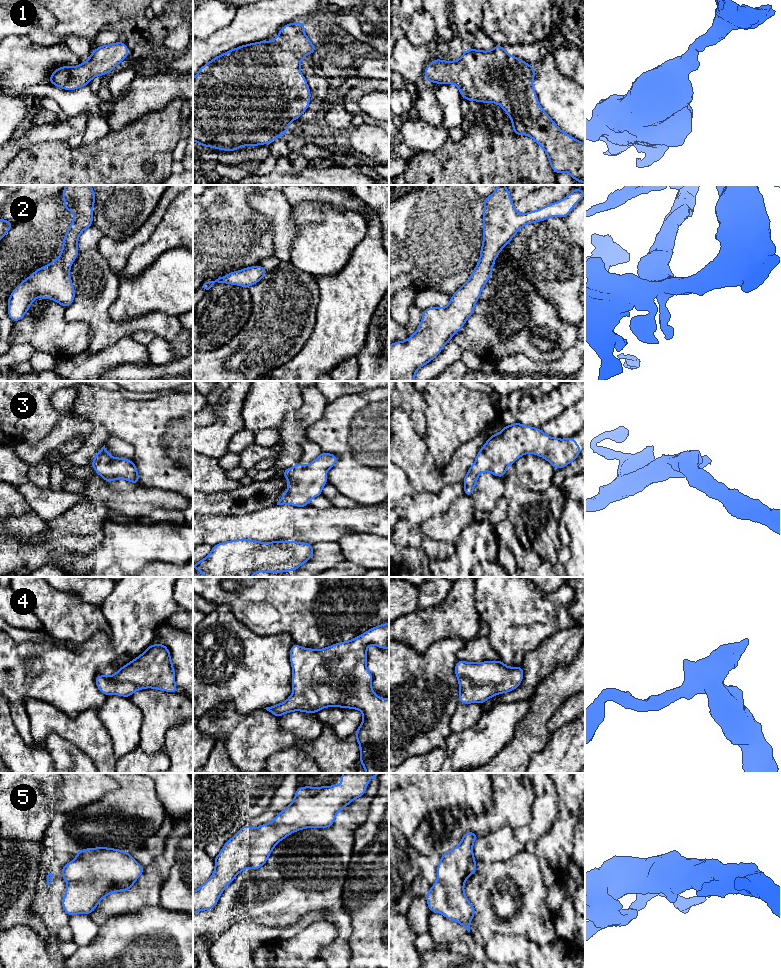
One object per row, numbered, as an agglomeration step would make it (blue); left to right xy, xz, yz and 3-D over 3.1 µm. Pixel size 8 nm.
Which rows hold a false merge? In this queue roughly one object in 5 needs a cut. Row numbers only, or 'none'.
none

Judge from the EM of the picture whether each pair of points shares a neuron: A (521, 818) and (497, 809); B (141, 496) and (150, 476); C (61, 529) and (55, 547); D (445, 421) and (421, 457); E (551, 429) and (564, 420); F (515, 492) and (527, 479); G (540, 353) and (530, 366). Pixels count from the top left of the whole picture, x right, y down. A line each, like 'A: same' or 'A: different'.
A: same
B: different
C: different
D: different
E: same
F: different
G: different

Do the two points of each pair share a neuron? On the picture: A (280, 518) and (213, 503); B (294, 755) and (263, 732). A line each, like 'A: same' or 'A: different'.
A: different
B: different

